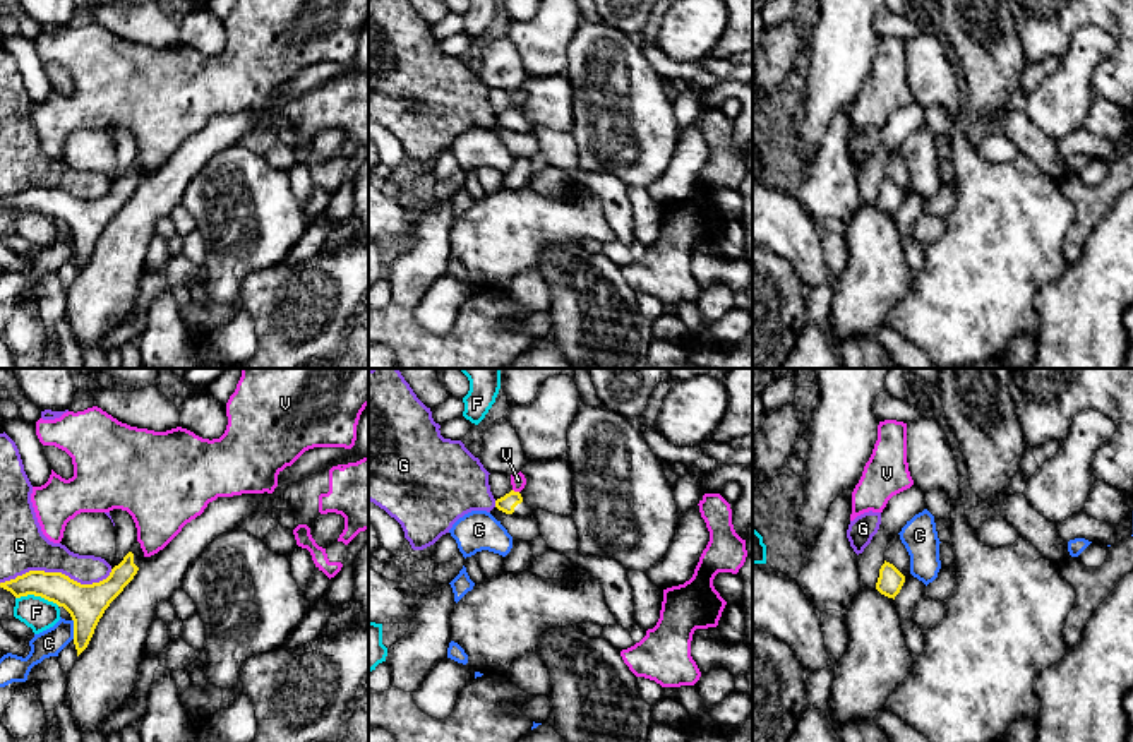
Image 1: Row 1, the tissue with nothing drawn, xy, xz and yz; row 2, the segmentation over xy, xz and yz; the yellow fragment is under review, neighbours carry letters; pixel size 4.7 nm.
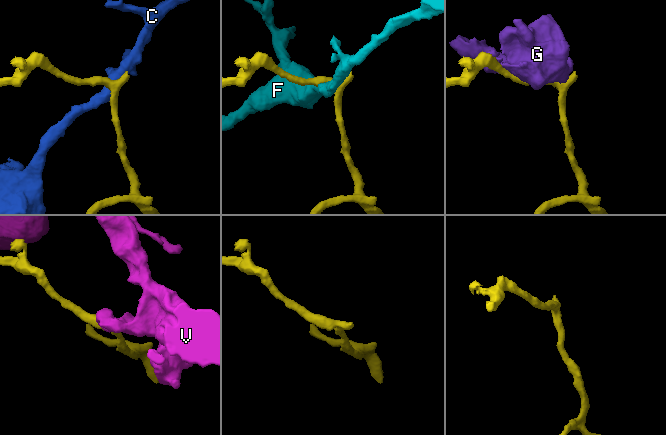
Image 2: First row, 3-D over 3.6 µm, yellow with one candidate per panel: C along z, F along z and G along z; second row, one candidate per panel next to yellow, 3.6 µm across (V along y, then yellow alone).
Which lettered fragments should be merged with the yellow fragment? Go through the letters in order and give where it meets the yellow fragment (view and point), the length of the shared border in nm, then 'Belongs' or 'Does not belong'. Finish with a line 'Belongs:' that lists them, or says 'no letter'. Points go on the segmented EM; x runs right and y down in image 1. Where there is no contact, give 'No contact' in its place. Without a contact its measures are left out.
C: Touches yellow at xy (74, 629). Shared border 100 nm. Does not belong
F: Touches yellow at xy (38, 595). Shared border 220 nm. Does not belong
G: Touches yellow at xy (57, 573). Shared border 550 nm. Does not belong
V: Touches yellow at xz (516, 492). Shared border 40 nm. Does not belong
Belongs: no letter

